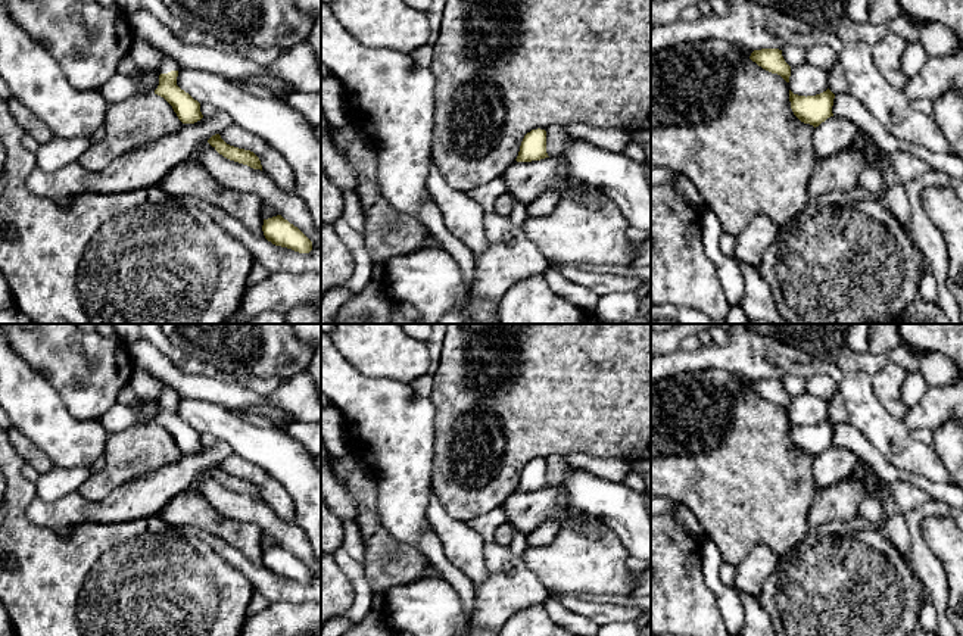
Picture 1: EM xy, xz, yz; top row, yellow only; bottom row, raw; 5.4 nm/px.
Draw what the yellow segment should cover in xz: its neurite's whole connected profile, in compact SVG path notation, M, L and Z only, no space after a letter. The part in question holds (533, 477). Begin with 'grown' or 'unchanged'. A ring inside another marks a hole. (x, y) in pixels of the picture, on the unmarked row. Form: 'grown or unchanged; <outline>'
unchanged; M532 459L521 471L517 492L532 492L549 487L546 483L546 461Z

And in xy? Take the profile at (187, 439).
grown; M166 383L159 398L159 415L155 424L163 427L183 453L194 453L203 448L200 433L177 415L180 395Z

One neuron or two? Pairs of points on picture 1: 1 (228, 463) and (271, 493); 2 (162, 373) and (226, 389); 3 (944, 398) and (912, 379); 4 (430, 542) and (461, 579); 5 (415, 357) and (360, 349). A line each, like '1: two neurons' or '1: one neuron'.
1: one neuron
2: one neuron
3: two neurons
4: one neuron
5: one neuron

